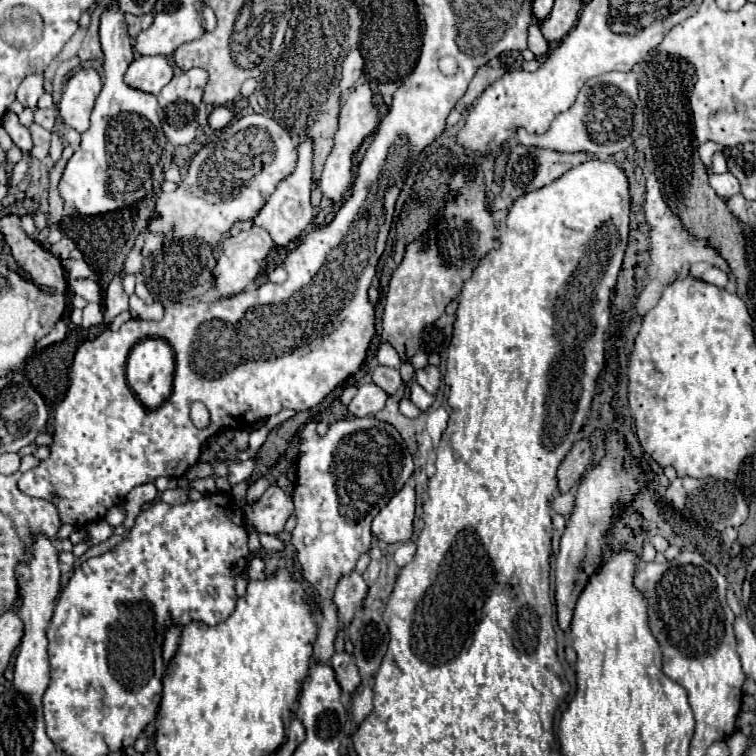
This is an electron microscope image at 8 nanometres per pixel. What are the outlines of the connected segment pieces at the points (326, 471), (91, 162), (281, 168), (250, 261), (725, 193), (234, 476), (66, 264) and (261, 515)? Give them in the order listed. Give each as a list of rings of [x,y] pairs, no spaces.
[[[373,416],[339,420],[329,426],[325,436],[317,434],[317,424],[311,420],[299,430],[299,458],[295,480],[295,514],[297,526],[291,532],[291,544],[297,550],[297,560],[303,578],[311,582],[323,600],[323,620],[319,620],[319,638],[315,640],[313,662],[327,664],[333,650],[339,620],[331,604],[337,580],[353,572],[361,554],[371,548],[371,520],[377,516],[397,490],[413,474],[413,458],[399,432]]]
[[[111,6],[101,16],[101,48],[103,48],[103,70],[105,70],[103,90],[95,102],[91,114],[91,126],[87,132],[83,132],[81,146],[67,162],[63,178],[59,182],[59,192],[63,200],[73,204],[75,210],[85,216],[119,210],[123,206],[133,206],[147,192],[151,192],[153,182],[161,178],[163,158],[165,158],[165,138],[161,130],[161,120],[157,116],[157,98],[125,82],[125,72],[129,68],[129,62],[133,62],[133,44],[127,34],[123,12],[115,12]]]
[[[263,114],[243,116],[235,124],[229,124],[213,142],[205,144],[195,154],[195,158],[189,164],[187,178],[173,194],[161,194],[157,198],[155,218],[149,222],[147,232],[165,232],[167,234],[165,244],[169,244],[175,238],[183,238],[183,236],[201,236],[205,242],[209,242],[215,248],[221,236],[237,220],[251,220],[265,206],[267,198],[273,194],[277,184],[285,180],[289,174],[293,174],[295,164],[297,164],[295,140],[277,120],[267,118]]]
[[[251,226],[249,230],[243,230],[237,236],[231,236],[225,242],[221,242],[219,258],[217,258],[217,264],[213,268],[213,286],[215,286],[215,290],[223,298],[229,298],[229,296],[235,296],[235,294],[243,292],[245,286],[259,274],[261,264],[263,264],[263,260],[267,258],[269,250],[273,246],[275,244],[271,240],[271,236],[267,234],[267,230],[263,230],[259,226]]]
[[[723,172],[723,174],[711,174],[709,176],[709,182],[711,182],[711,188],[721,196],[721,198],[731,198],[735,194],[739,194],[739,182],[733,174],[729,172]]]
[[[249,458],[249,460],[245,460],[245,462],[237,462],[237,464],[233,464],[231,468],[229,468],[229,482],[231,482],[231,486],[233,484],[239,484],[239,482],[243,482],[243,480],[247,480],[249,478],[249,474],[253,472],[253,466],[255,466],[255,462]]]
[[[63,260],[63,268],[67,270],[69,278],[95,278],[93,270],[89,270],[89,264],[81,260]]]
[[[273,484],[265,490],[259,502],[245,510],[245,520],[259,532],[279,534],[283,532],[283,524],[291,512],[293,512],[291,498],[277,484]]]

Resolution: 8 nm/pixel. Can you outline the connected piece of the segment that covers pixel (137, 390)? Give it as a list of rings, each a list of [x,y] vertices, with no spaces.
[[[147,338],[147,340],[133,346],[129,360],[127,360],[127,382],[133,390],[133,394],[139,398],[139,402],[145,408],[155,410],[169,398],[171,384],[173,384],[173,366],[175,366],[173,352],[165,340]]]

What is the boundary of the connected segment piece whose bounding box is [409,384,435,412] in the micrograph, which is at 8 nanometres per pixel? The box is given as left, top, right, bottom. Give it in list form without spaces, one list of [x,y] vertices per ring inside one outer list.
[[[411,384],[411,392],[409,392],[409,398],[411,398],[411,402],[421,410],[421,412],[425,412],[433,402],[435,402],[435,396],[431,396],[431,394],[427,394],[419,384]]]

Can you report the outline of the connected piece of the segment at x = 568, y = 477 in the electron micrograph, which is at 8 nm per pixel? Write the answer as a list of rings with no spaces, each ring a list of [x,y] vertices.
[[[587,440],[577,442],[569,454],[563,458],[559,470],[557,470],[557,480],[559,480],[559,490],[565,494],[571,490],[571,486],[581,478],[581,474],[587,470],[589,462],[591,462],[591,448]]]

